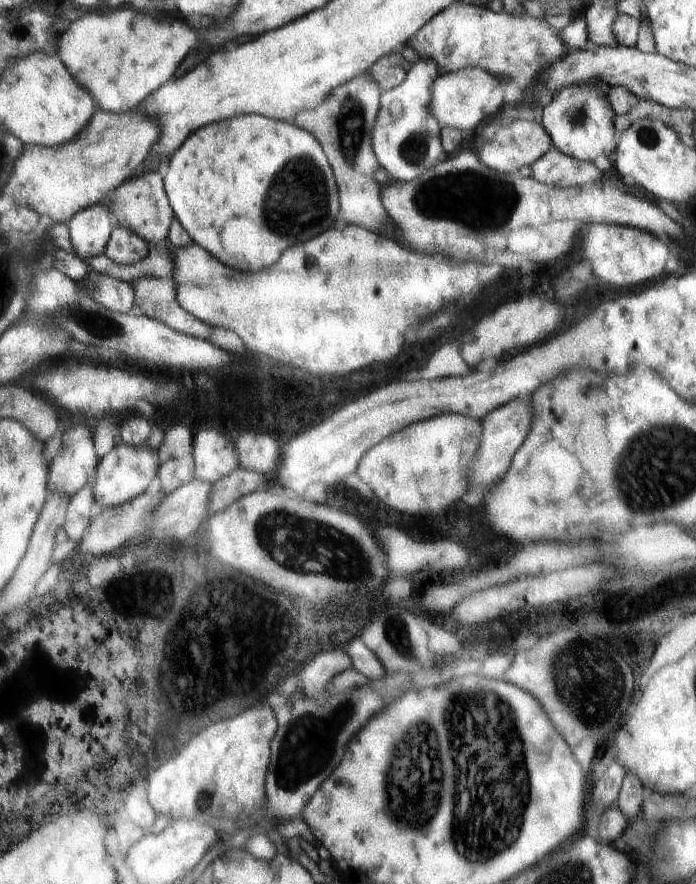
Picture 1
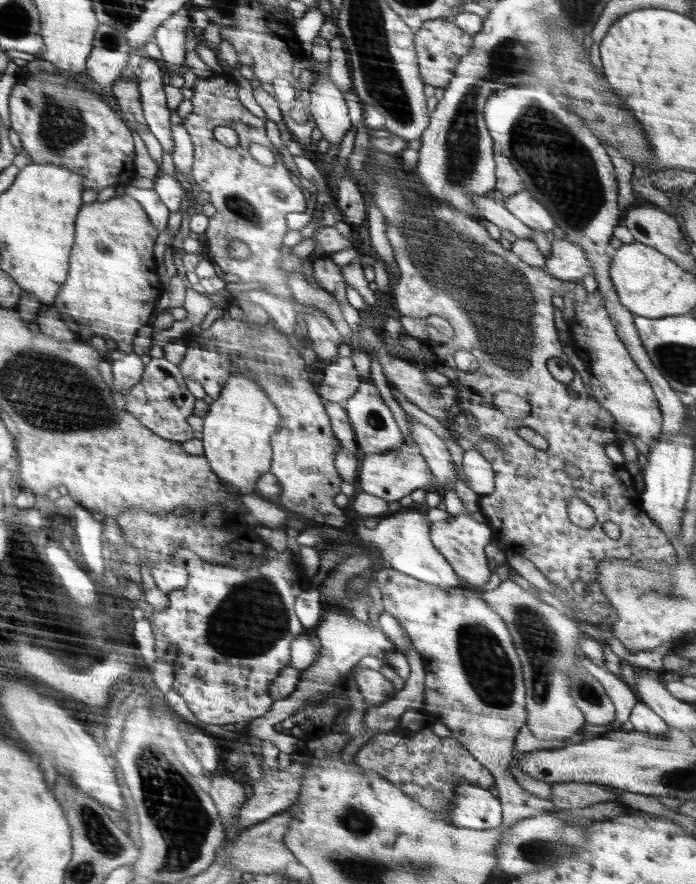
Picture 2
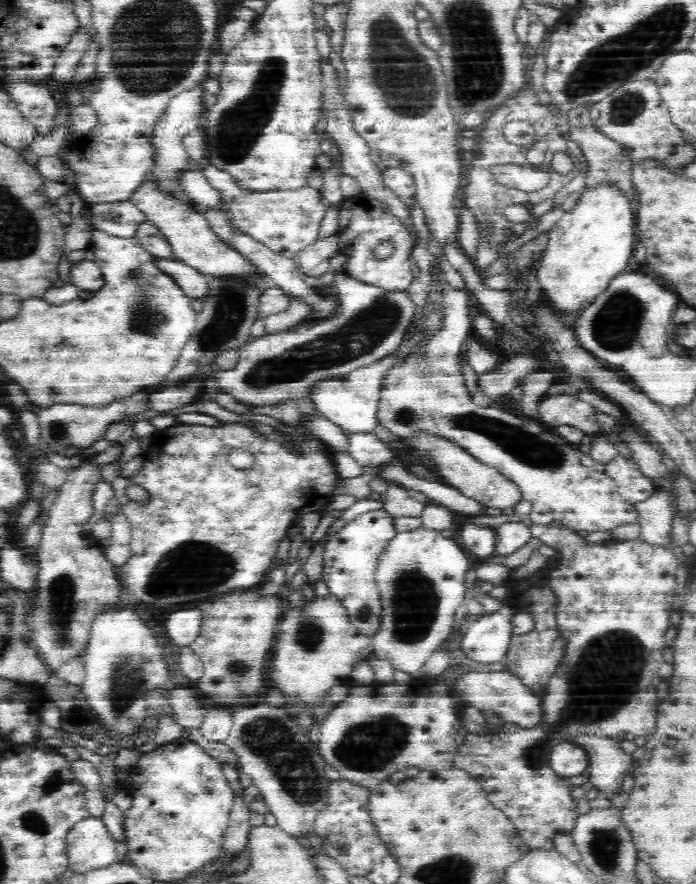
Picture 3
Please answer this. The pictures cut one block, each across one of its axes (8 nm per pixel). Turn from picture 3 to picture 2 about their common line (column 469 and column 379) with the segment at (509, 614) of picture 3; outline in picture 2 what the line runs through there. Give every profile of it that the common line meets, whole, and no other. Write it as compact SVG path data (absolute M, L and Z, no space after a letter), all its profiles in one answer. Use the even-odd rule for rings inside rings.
M326 606L324 619L315 628L315 636L319 640L320 656L307 669L301 671L301 679L288 697L274 702L273 708L264 717L253 718L248 722L247 734L254 735L261 740L268 740L274 744L280 752L293 755L297 749L307 746L307 740L299 739L292 734L285 734L274 728L275 724L282 722L300 710L306 708L306 704L318 704L322 692L343 692L345 681L361 658L374 655L382 664L390 665L397 671L403 679L407 679L410 674L410 665L405 654L396 650L394 644L384 636L379 622L372 624L370 620L360 622L356 620L354 614L347 614L334 606Z

